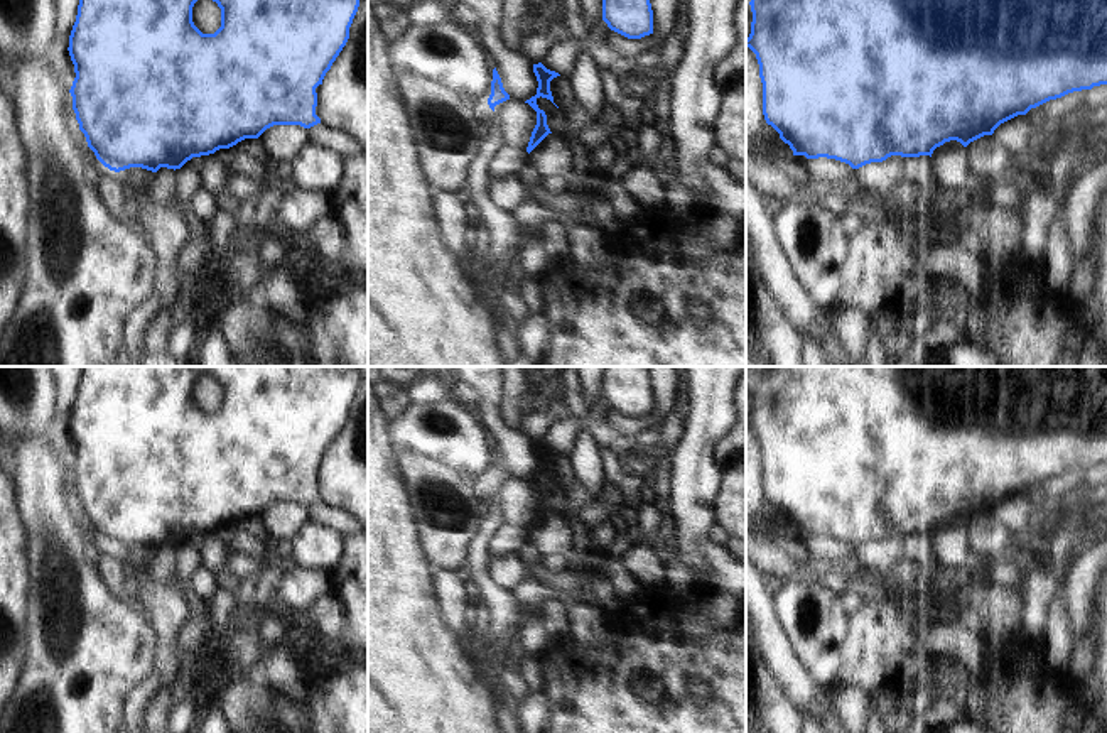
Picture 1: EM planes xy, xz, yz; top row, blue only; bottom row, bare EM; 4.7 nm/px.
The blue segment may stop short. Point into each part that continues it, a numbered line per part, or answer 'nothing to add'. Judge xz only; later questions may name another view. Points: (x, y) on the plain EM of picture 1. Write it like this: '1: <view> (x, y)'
nothing to add

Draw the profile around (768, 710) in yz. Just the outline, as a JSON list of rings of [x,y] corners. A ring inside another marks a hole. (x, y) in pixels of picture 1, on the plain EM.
[[[746,611],[746,733],[802,733],[802,718],[771,674]]]

